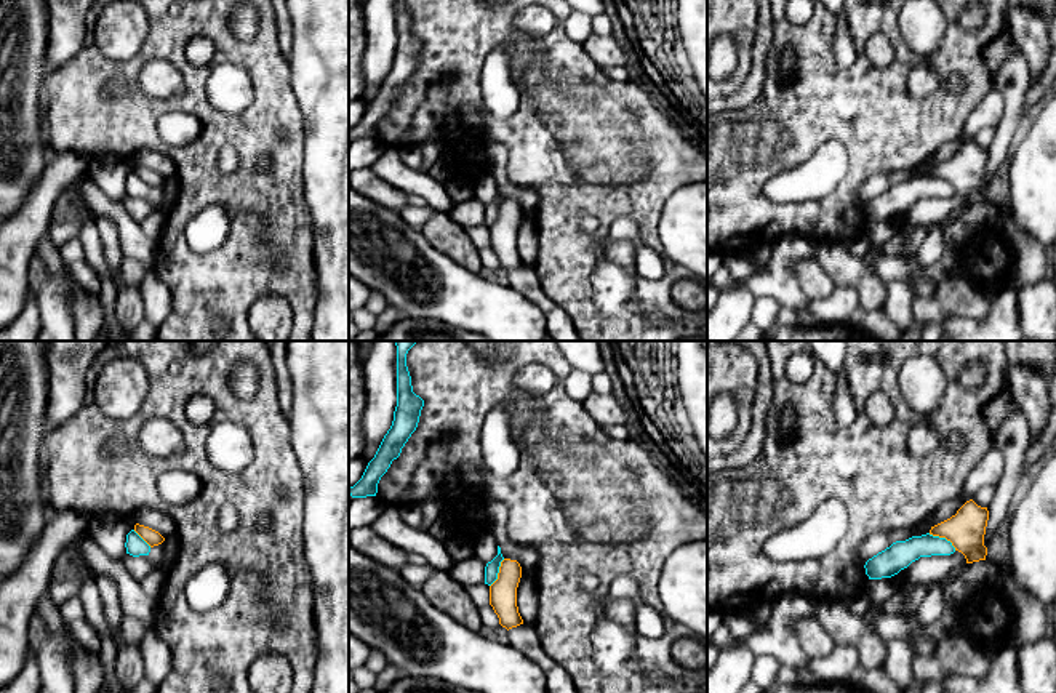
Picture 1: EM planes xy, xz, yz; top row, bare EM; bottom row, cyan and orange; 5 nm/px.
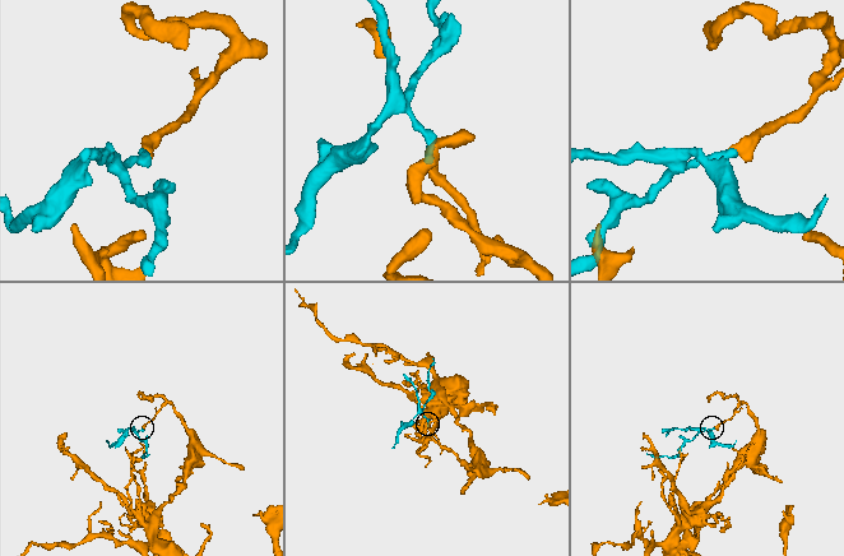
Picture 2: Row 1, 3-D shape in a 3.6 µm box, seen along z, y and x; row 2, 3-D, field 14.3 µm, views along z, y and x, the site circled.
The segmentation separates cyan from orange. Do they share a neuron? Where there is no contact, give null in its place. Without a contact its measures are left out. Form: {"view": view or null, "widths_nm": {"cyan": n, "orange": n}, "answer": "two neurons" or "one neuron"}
{"view": "yz", "widths_nm": {"cyan": 140, "orange": 190}, "answer": "two neurons"}

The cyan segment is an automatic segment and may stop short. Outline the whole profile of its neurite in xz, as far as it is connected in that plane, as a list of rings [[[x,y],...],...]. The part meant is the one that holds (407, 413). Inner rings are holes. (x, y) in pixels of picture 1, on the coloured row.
[[[395,341],[397,346],[397,407],[394,421],[384,435],[374,458],[368,463],[362,479],[349,488],[352,498],[376,496],[378,483],[392,461],[416,431],[424,400],[413,392],[411,376],[406,367],[406,354],[416,341]]]

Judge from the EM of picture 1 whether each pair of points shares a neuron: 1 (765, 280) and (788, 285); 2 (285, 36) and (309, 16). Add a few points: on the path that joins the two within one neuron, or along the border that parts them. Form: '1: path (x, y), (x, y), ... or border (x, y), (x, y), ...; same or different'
1: path (770, 280), (783, 284); same
2: border (292, 16), (292, 50), (287, 55); different

